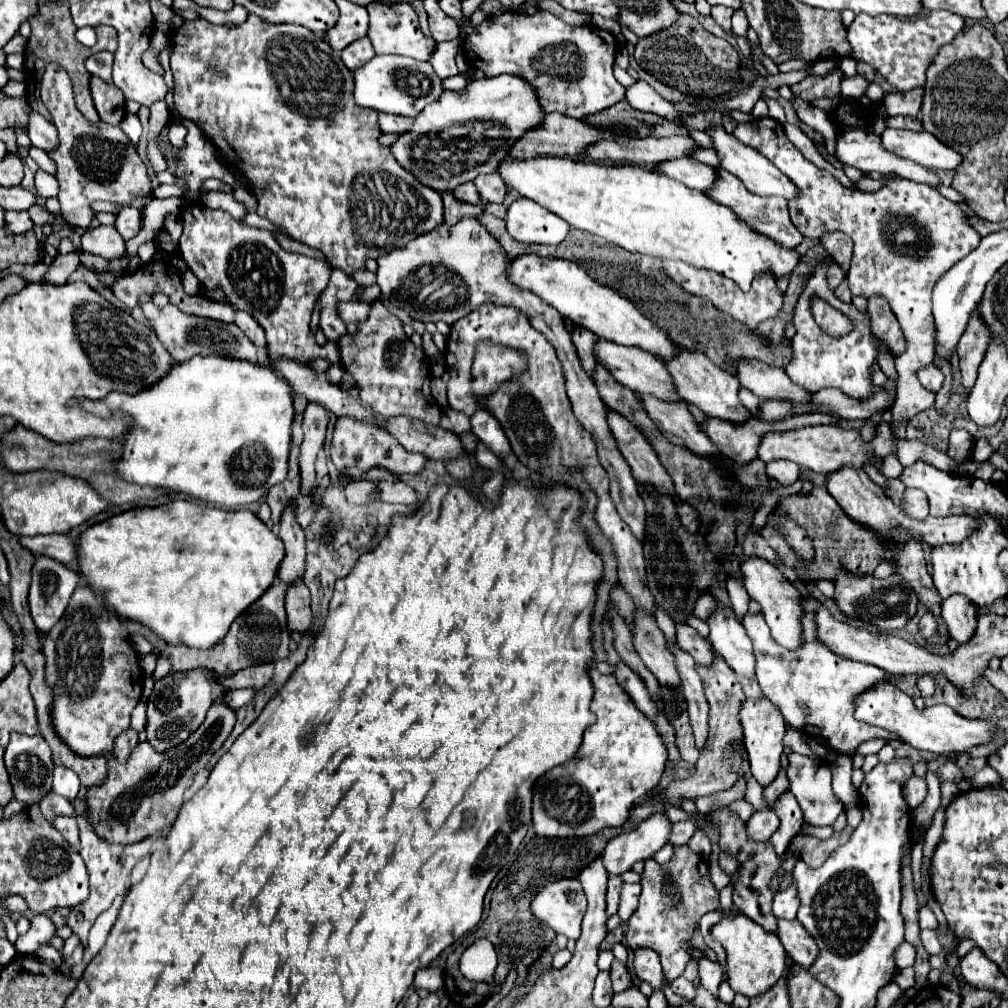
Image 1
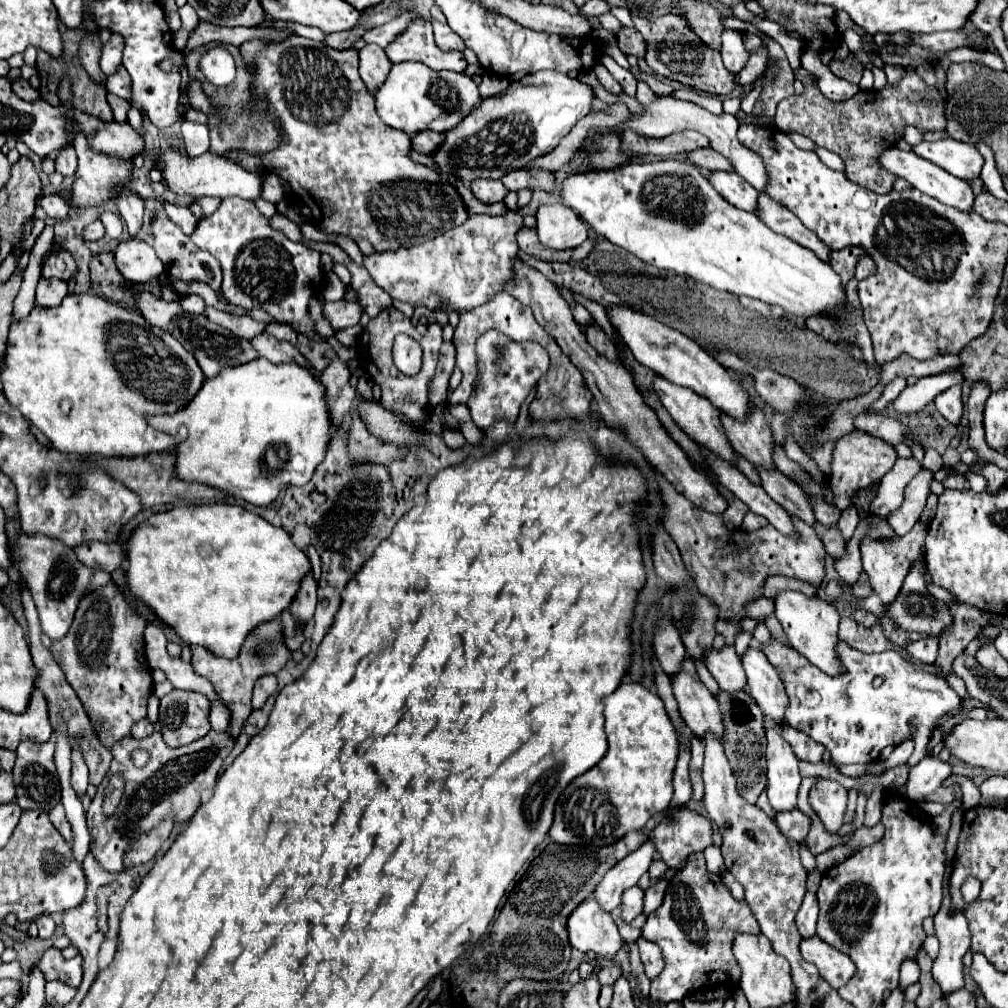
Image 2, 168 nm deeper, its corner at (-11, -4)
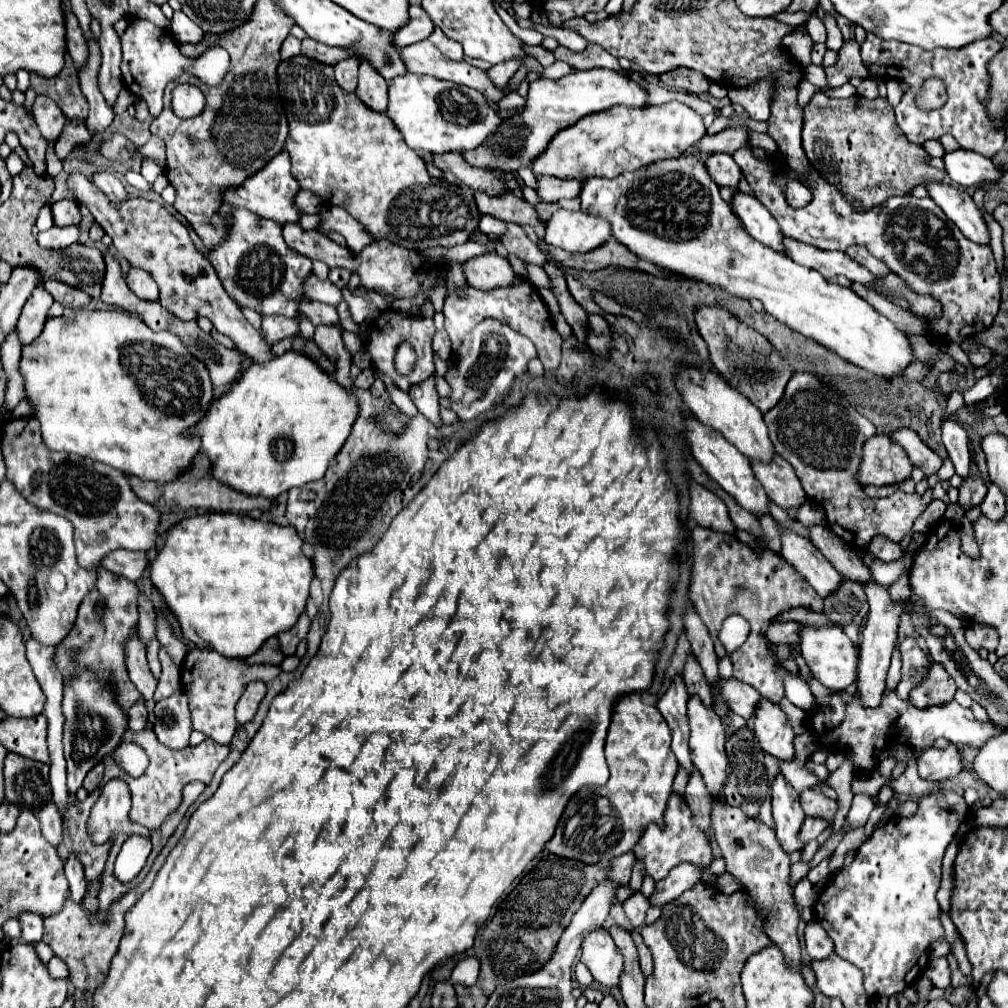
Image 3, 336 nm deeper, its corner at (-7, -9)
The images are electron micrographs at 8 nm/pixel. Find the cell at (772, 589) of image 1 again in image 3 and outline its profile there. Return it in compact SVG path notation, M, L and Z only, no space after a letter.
M799 623L799 649L805 663L811 669L811 675L821 681L831 691L847 689L855 681L855 667L857 667L857 649L853 647L851 639L845 635L843 625L833 623L815 627L807 623Z

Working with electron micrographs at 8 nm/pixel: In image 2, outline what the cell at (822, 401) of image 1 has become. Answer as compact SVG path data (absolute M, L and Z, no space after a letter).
M949 370L937 376L927 376L917 380L915 386L907 386L897 400L893 402L895 410L899 414L911 414L911 412L919 412L923 406L927 406L929 402L933 402L933 398L941 392L945 392L949 386L963 382L963 370Z

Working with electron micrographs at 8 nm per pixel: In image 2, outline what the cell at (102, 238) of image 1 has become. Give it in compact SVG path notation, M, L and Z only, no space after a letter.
M135 238L119 244L115 262L123 278L135 284L147 284L153 280L159 282L165 272L165 266L159 262L155 250L143 242L135 242Z

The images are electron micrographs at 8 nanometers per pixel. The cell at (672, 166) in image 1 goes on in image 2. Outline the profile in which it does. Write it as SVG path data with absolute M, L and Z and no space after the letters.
M713 172L711 176L711 184L715 186L715 190L719 190L719 194L733 206L737 206L739 210L757 214L757 198L759 192L751 186L747 186L747 182L743 178L739 178L735 172Z

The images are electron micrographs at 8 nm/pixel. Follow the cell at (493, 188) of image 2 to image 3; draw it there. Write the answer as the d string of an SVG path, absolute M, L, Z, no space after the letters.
M477 191L475 203L481 213L489 213L493 217L507 221L507 223L519 223L519 225L529 223L537 229L539 239L543 239L543 235L545 235L545 227L537 219L533 205L529 205L523 199L517 199L511 191L507 191L507 195L499 195L499 199L491 199L491 195L479 195L479 191Z

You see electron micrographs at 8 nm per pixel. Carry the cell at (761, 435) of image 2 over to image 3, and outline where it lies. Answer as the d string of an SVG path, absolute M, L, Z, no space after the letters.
M775 453L771 463L751 463L755 479L767 491L767 497L779 507L799 507L805 501L805 491L793 471L793 467Z

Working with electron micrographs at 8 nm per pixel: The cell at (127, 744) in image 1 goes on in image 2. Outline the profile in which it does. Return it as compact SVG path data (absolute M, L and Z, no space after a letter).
M141 718L139 722L135 722L135 726L131 728L131 736L133 738L145 738L147 734L153 732L153 724L149 722L149 718Z

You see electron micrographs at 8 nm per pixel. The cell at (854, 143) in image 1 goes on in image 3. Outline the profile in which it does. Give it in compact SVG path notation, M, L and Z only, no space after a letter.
M941 181L925 183L929 197L943 209L943 213L975 243L989 243L989 231L981 217L979 207L973 203L973 197L955 185L945 185Z

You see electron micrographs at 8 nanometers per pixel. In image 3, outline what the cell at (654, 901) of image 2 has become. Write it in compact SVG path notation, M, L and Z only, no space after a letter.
M681 863L681 865L675 867L665 879L657 881L655 893L649 897L649 903L651 903L653 907L663 907L663 905L669 903L671 899L679 897L683 891L691 889L695 883L701 881L699 871L701 871L701 867L697 867L697 865Z

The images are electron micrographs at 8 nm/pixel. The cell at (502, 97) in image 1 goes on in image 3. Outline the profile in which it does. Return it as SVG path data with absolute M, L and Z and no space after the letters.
M587 69L573 71L561 79L545 79L539 77L529 83L529 95L523 109L511 117L501 119L495 135L477 147L475 151L461 151L467 163L475 163L475 167L495 167L495 171L519 171L521 167L531 167L531 163L545 151L547 143L551 143L553 135L559 129L567 129L575 125L583 115L591 115L615 105L647 105L647 93L635 81L619 75L611 69Z

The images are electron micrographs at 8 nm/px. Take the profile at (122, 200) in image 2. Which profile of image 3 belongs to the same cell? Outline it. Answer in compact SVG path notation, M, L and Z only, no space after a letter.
M95 173L91 177L93 185L99 187L109 201L127 201L129 195L125 191L125 185L113 175L113 173Z

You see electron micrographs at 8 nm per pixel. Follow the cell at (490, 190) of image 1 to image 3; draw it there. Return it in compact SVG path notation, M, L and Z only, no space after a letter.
M555 177L537 179L537 195L543 203L555 203L559 199L575 199L579 195L581 183L579 181L563 181Z

